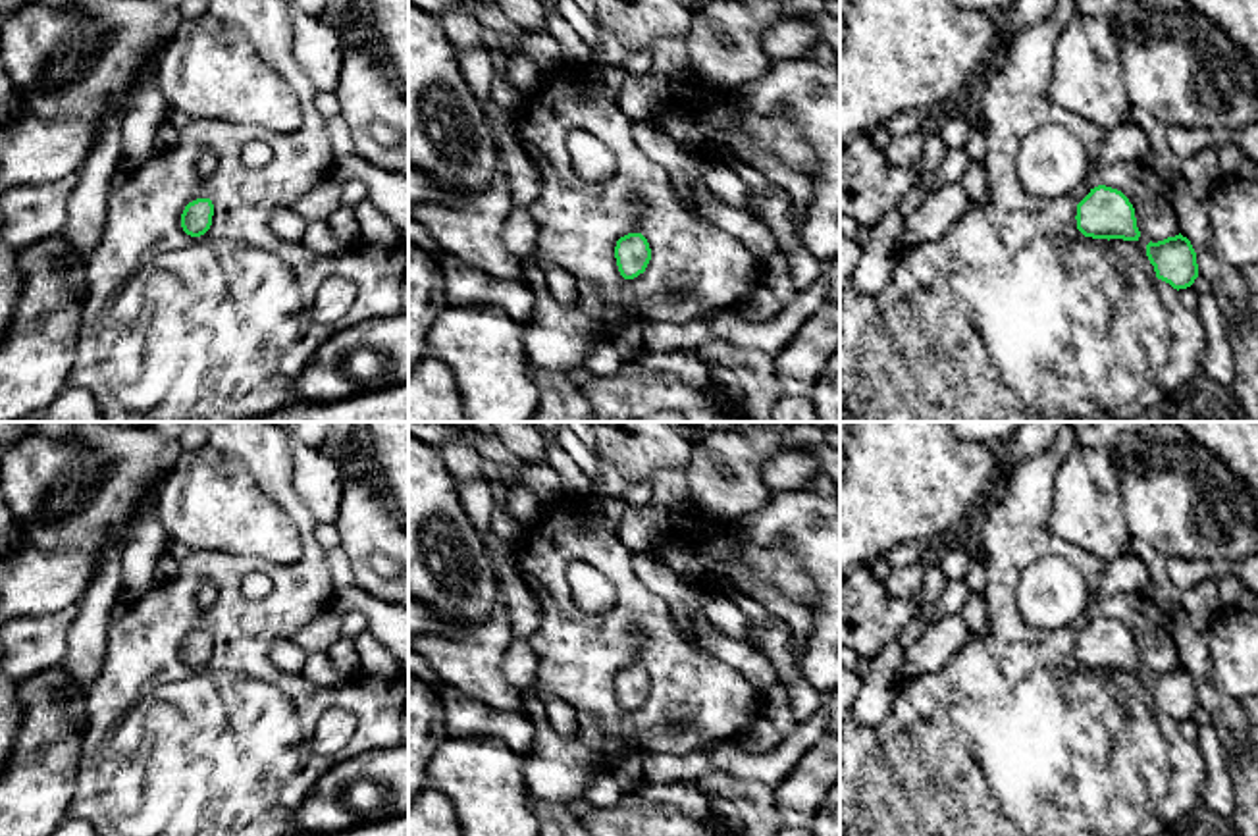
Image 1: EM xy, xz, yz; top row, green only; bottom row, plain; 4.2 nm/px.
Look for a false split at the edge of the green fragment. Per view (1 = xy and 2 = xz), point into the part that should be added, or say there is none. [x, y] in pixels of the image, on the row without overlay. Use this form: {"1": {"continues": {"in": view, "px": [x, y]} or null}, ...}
{"1": {"continues": null}, "2": {"continues": null}}

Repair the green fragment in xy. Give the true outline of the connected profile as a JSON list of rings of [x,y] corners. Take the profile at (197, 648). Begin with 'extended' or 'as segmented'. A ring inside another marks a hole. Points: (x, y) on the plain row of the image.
as segmented; [[[210,630],[189,634],[181,645],[181,659],[191,668],[204,666],[212,657],[214,636]]]

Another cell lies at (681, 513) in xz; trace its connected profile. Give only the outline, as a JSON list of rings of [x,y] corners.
[[[688,499],[676,501],[665,510],[665,520],[668,526],[690,526],[694,522],[695,509]]]

